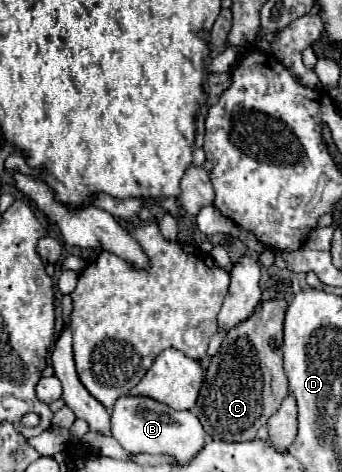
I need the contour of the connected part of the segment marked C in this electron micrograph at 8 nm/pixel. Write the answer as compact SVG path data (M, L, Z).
M271 298L261 300L253 314L241 322L239 326L231 328L219 348L219 352L211 358L211 364L205 372L203 390L199 390L197 402L197 418L201 420L205 432L211 438L223 438L225 442L249 442L257 438L257 430L267 424L269 416L277 412L281 400L287 396L287 374L283 370L283 318L287 310L285 298Z

